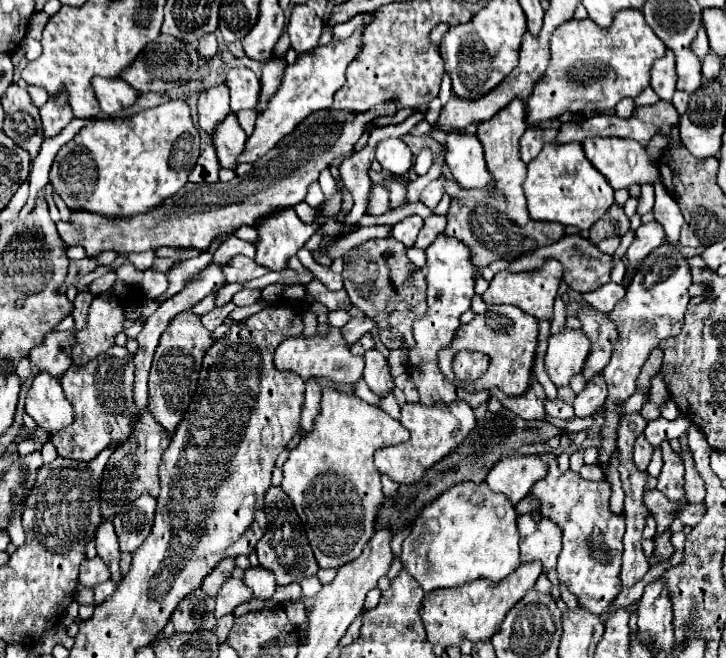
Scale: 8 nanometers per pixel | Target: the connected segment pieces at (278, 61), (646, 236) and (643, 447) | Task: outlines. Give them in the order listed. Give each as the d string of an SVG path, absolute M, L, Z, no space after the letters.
M276 55L270 63L264 65L262 69L262 77L260 77L260 103L256 105L256 115L260 115L260 111L264 111L268 99L278 91L280 87L280 79L284 77L286 71L286 55Z
M650 221L650 223L646 223L646 225L640 225L640 229L638 229L636 235L634 235L632 245L630 245L628 251L626 251L628 265L626 265L626 275L624 275L624 279L622 279L622 287L628 287L628 281L632 279L638 263L640 263L654 247L658 247L662 241L664 241L664 229L660 227L660 223Z
M640 435L636 439L636 445L634 445L634 463L640 471L646 471L646 467L650 463L650 457L652 457L652 451L654 451L654 447L646 441L644 435Z

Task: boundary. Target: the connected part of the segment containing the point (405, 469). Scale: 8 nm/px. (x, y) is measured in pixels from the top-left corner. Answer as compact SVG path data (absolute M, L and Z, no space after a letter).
M456 401L452 405L436 403L432 407L426 407L422 403L406 403L402 407L400 423L410 431L410 441L376 451L374 463L382 475L388 475L400 485L408 485L418 483L424 471L428 471L428 467L436 465L440 459L444 459L444 455L450 455L454 447L458 447L476 427L476 417L464 401Z

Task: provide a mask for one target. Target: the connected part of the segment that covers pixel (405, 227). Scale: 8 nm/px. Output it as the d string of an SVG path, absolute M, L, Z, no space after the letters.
M412 215L412 217L408 217L408 219L404 219L404 221L400 221L400 223L394 225L392 237L398 239L398 241L402 241L406 247L412 247L416 243L416 235L422 229L422 225L424 225L422 217Z

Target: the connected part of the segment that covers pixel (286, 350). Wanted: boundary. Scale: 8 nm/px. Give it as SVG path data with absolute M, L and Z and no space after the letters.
M330 329L328 335L316 335L312 339L290 337L282 341L274 353L274 363L278 371L292 371L304 381L326 377L334 383L356 383L364 371L364 357L354 357L350 353L350 347L344 341L340 329Z

